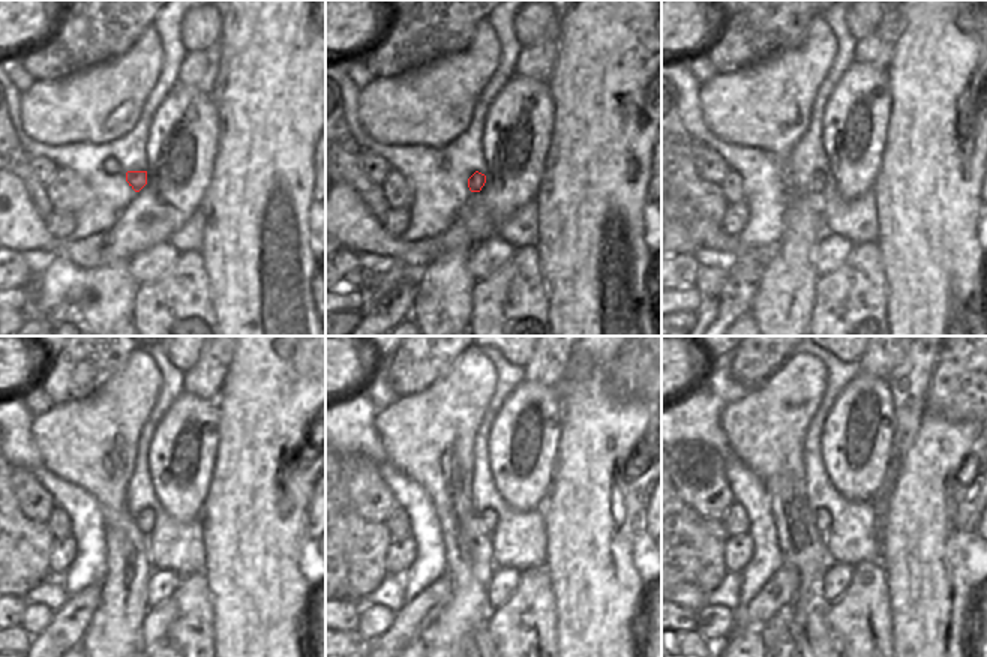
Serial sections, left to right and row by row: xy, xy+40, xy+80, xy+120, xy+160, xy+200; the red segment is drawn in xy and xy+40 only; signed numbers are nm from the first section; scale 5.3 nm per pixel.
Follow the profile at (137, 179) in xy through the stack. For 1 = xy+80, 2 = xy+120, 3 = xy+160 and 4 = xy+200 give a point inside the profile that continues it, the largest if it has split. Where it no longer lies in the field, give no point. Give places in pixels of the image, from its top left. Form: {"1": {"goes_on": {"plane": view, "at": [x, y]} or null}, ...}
{"1": {"goes_on": {"plane": "xy+80", "at": [816, 185]}}, "2": {"goes_on": {"plane": "xy+120", "at": [144, 521]}}, "3": {"goes_on": {"plane": "xy+160", "at": [488, 518]}}, "4": {"goes_on": {"plane": "xy+200", "at": [822, 516]}}}

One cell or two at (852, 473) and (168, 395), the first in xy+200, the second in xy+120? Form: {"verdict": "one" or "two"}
{"verdict": "two"}

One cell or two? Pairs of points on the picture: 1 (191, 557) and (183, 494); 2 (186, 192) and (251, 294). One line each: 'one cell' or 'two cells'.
1: two cells
2: two cells

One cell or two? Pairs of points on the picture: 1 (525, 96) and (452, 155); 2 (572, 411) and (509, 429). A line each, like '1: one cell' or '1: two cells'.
1: two cells
2: two cells

